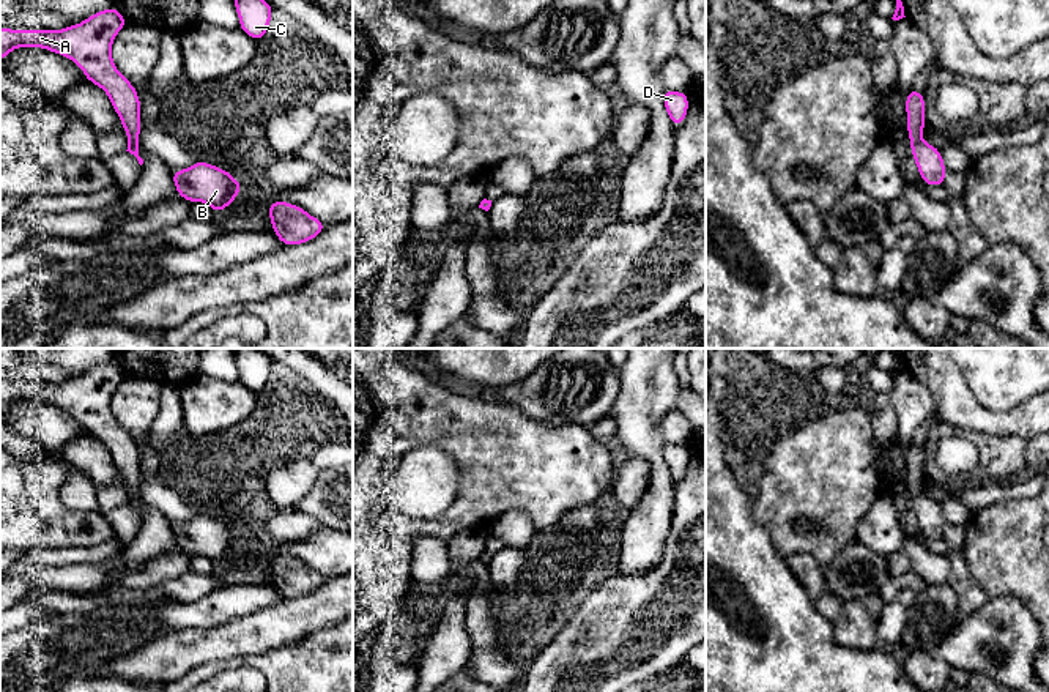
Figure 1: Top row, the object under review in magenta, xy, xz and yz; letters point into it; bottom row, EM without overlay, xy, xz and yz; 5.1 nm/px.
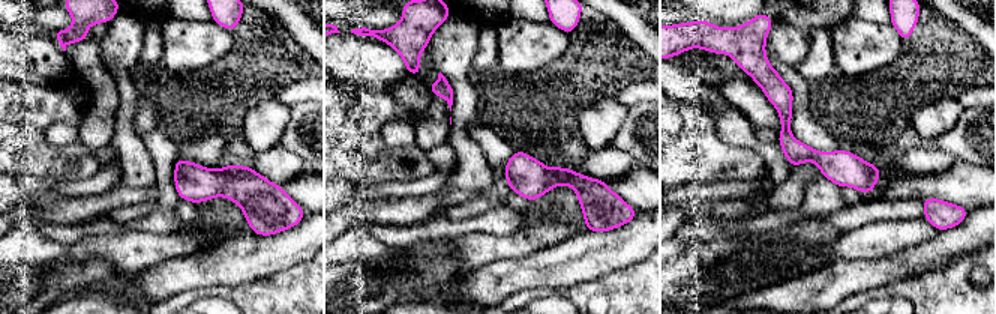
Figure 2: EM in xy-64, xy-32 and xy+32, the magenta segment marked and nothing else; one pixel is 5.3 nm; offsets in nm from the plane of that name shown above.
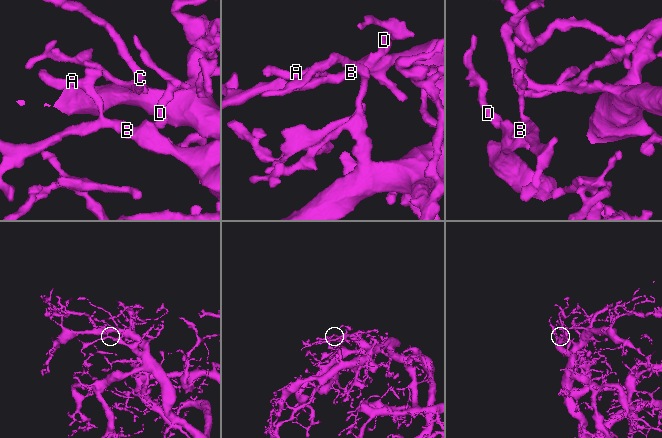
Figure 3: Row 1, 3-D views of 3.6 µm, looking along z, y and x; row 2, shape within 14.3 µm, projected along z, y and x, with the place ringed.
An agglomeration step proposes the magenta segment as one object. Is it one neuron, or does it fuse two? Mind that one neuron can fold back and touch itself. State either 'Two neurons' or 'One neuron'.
One neuron

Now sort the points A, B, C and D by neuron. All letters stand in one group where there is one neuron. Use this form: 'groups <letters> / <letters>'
groups A B C D

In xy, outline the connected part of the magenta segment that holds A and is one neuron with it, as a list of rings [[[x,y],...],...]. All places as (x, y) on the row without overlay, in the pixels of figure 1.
[[[110,359],[65,383],[2,380],[0,413],[17,400],[41,400],[72,413],[82,421],[85,432],[102,441],[110,451],[128,487],[126,504],[134,508],[142,519],[143,512],[139,509],[140,451],[112,413],[112,396],[126,375],[124,369]]]

